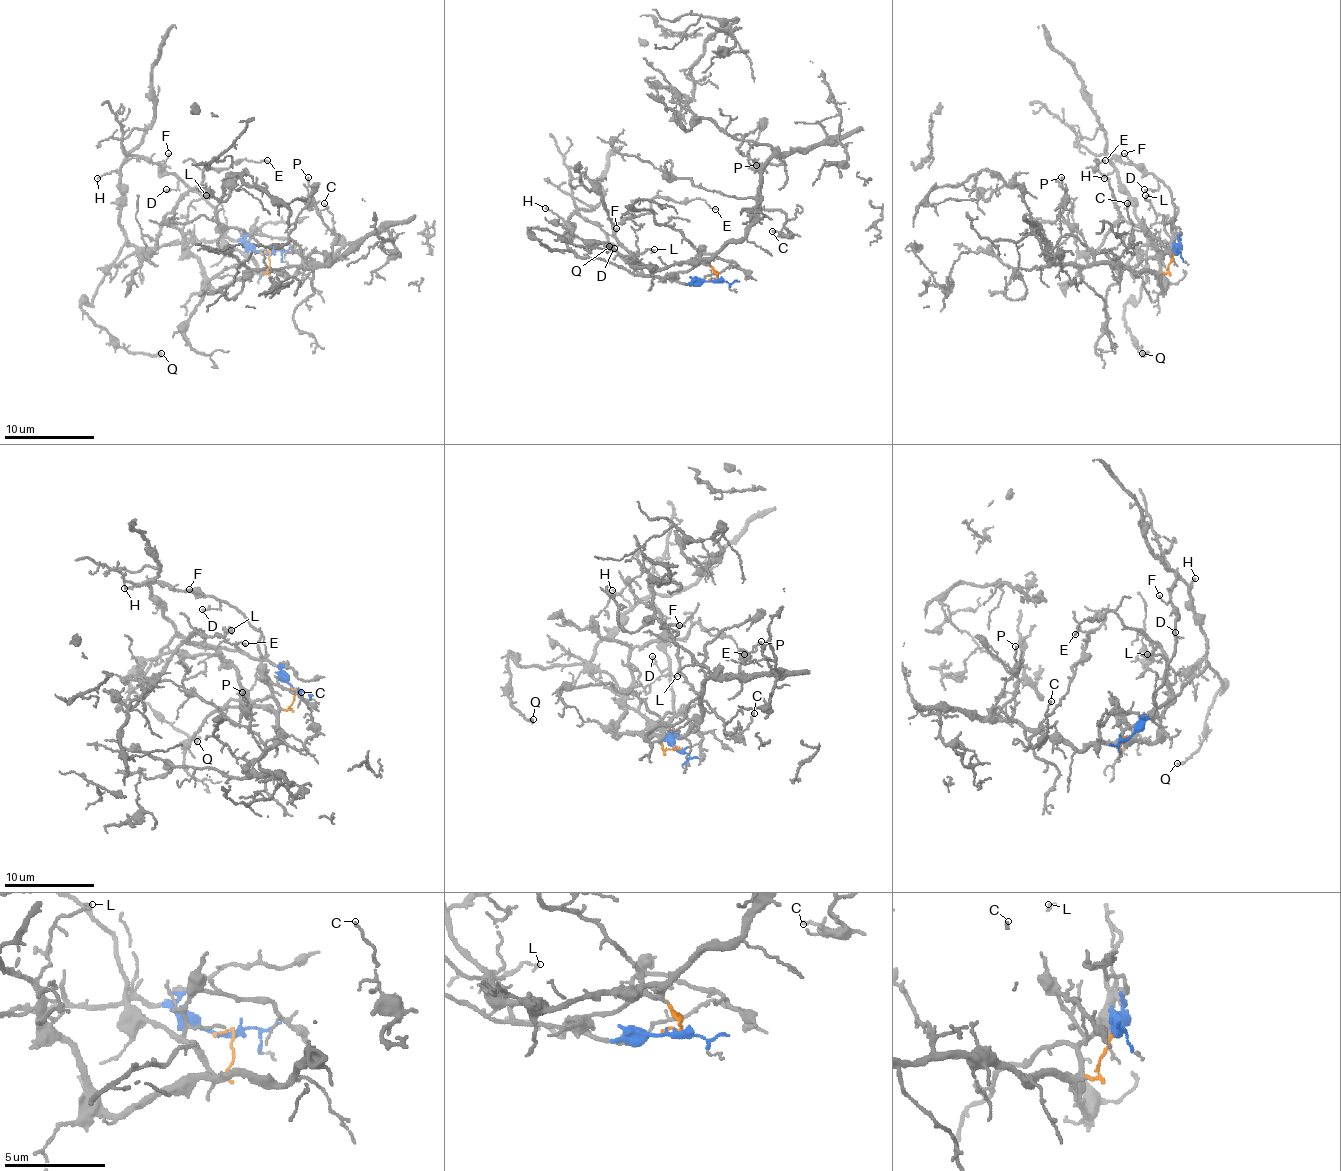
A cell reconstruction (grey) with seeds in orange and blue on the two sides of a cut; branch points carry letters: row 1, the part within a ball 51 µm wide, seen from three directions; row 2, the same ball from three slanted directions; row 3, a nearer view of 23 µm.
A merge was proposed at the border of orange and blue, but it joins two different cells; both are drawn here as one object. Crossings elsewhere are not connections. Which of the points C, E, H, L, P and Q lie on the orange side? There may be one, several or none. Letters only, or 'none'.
C, E, L, P

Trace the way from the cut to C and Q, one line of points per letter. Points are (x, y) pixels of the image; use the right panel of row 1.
C: (1175, 253), (1164, 271), (1137, 276), (1094, 260), (1103, 253), (1112, 258), (1128, 246), (1133, 222), (1128, 203)
Q: (1175, 253), (1180, 242), (1175, 237), (1146, 249), (1142, 294), (1126, 307), (1123, 323), (1142, 352)

